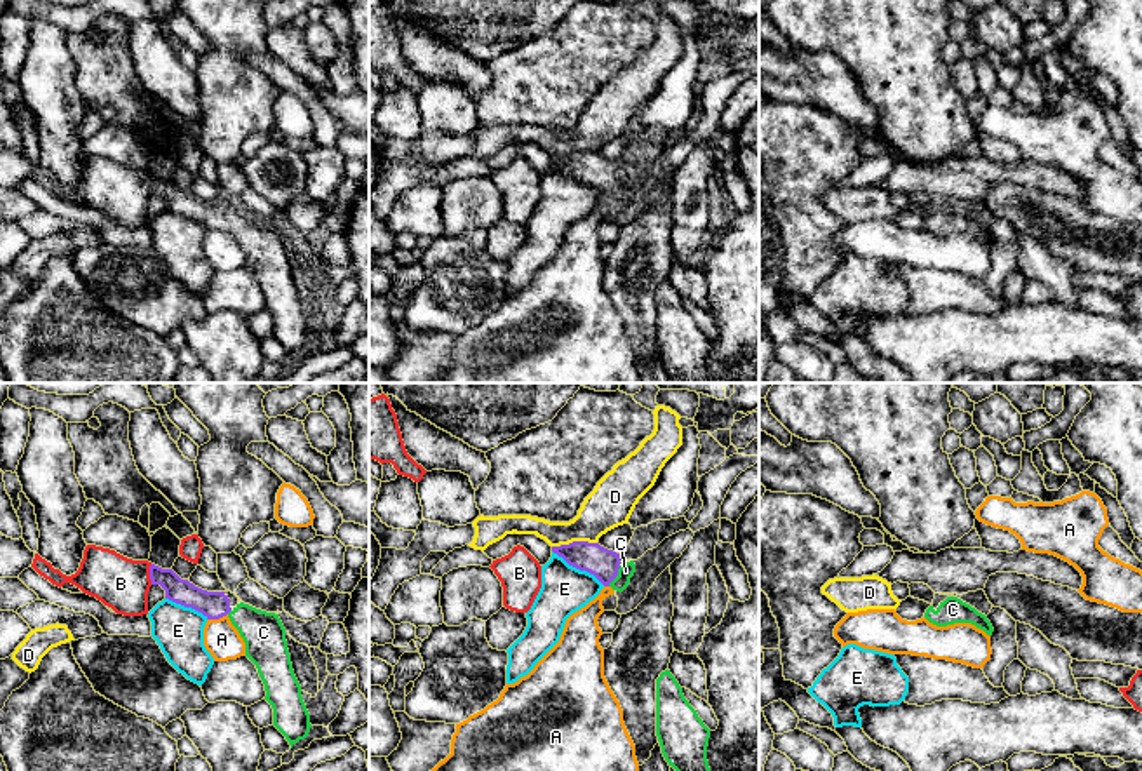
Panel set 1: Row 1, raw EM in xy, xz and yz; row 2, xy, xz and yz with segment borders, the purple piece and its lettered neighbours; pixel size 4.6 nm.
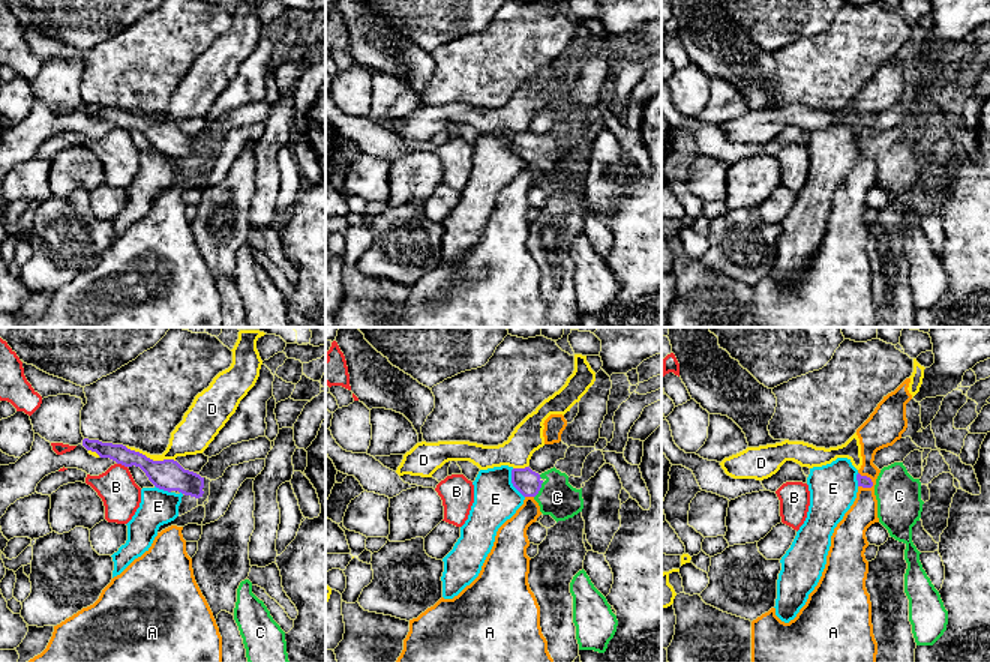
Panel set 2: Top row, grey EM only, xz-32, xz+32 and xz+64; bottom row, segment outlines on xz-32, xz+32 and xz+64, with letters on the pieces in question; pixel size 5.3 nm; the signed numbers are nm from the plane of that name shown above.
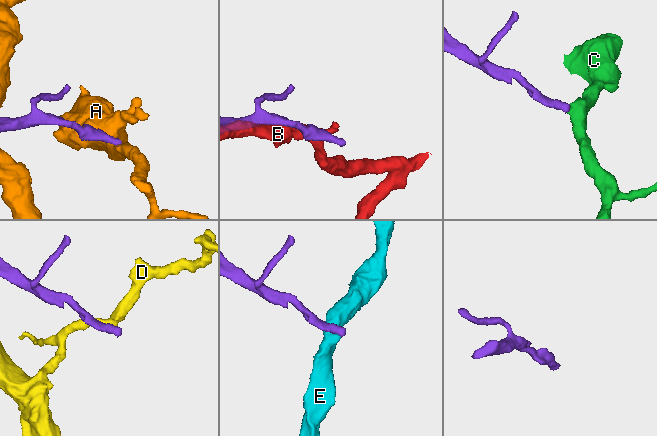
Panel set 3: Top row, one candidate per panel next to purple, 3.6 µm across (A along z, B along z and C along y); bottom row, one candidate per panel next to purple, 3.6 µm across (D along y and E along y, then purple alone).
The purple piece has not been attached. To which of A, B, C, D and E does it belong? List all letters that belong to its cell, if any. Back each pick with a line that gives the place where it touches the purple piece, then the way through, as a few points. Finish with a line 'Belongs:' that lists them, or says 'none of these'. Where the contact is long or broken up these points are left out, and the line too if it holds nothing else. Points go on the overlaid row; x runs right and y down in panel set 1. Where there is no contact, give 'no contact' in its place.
C: xz (615, 576) | across xz (592, 557), (615, 576), (625, 571)
Belongs: C

